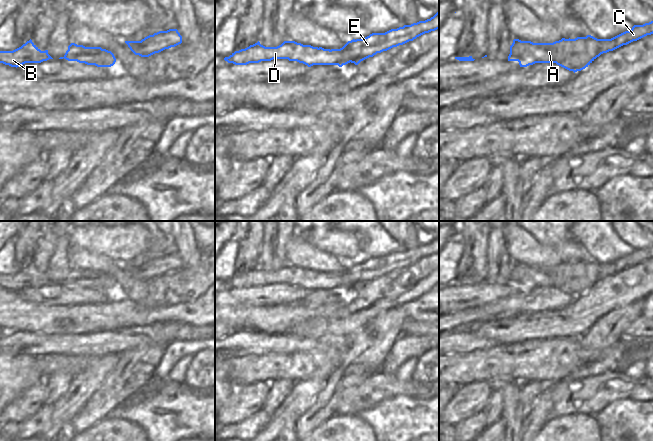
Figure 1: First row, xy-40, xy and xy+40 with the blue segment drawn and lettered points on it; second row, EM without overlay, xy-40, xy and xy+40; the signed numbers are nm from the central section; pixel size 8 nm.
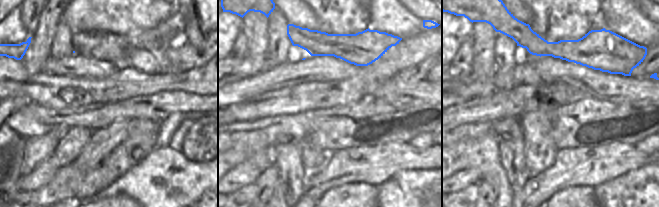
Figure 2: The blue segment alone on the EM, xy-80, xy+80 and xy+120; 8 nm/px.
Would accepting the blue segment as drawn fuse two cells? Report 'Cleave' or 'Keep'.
Cleave

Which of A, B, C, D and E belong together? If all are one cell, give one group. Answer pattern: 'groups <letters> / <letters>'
groups A / B C D E

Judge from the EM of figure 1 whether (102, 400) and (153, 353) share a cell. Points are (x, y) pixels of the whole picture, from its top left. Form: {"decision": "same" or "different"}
{"decision": "same"}

